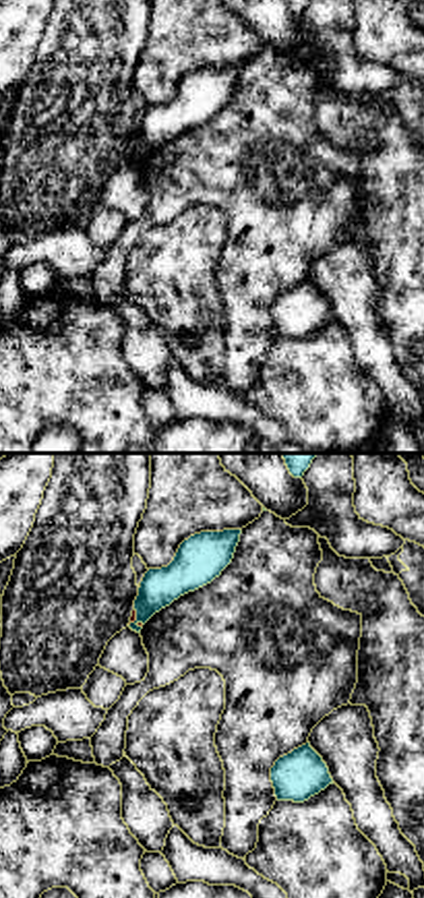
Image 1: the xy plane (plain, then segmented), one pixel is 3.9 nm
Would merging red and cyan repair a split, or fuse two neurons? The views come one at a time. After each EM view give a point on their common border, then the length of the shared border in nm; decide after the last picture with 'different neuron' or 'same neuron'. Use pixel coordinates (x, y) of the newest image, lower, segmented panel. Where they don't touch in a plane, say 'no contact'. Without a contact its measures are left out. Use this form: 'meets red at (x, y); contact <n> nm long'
meets red at (135, 619); contact 80 nm long

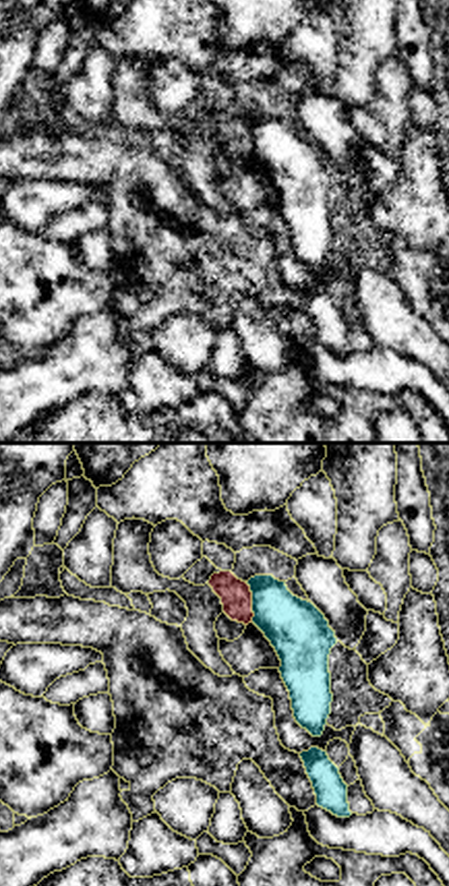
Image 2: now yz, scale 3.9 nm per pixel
meets red at (251, 603); contact 160 nm long

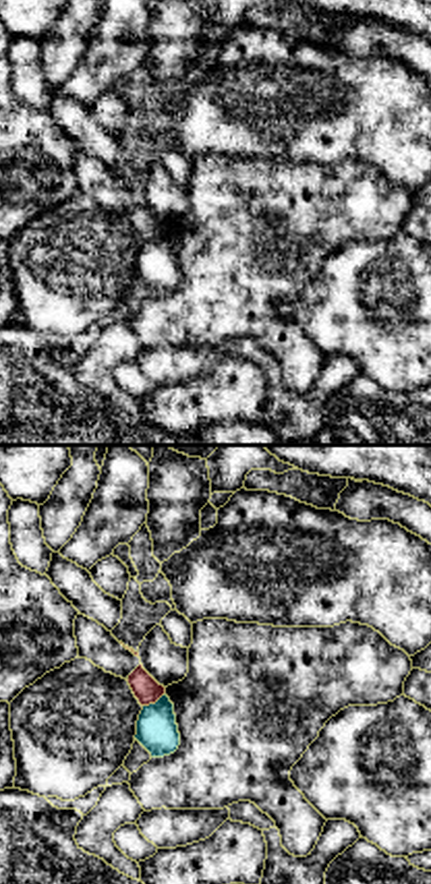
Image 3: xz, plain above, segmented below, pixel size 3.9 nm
meets red at (154, 702); contact 110 nm long

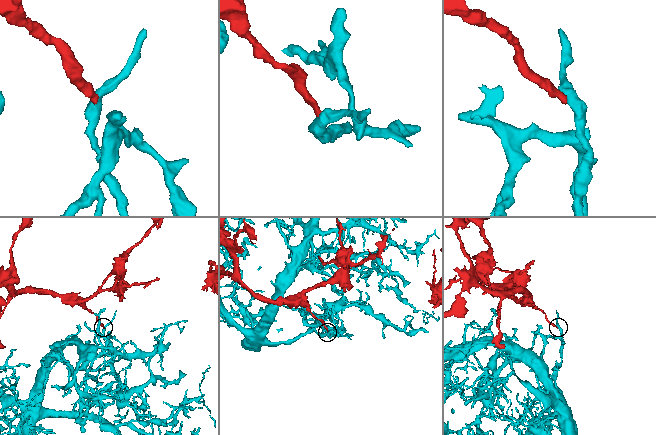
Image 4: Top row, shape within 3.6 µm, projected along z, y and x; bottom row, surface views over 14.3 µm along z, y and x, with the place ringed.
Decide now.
different neuron

